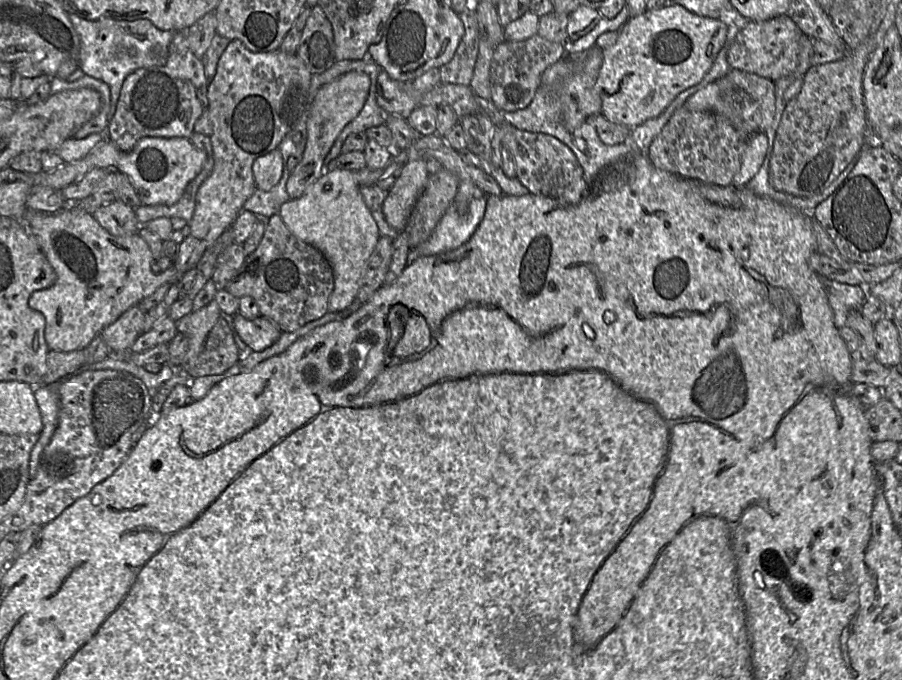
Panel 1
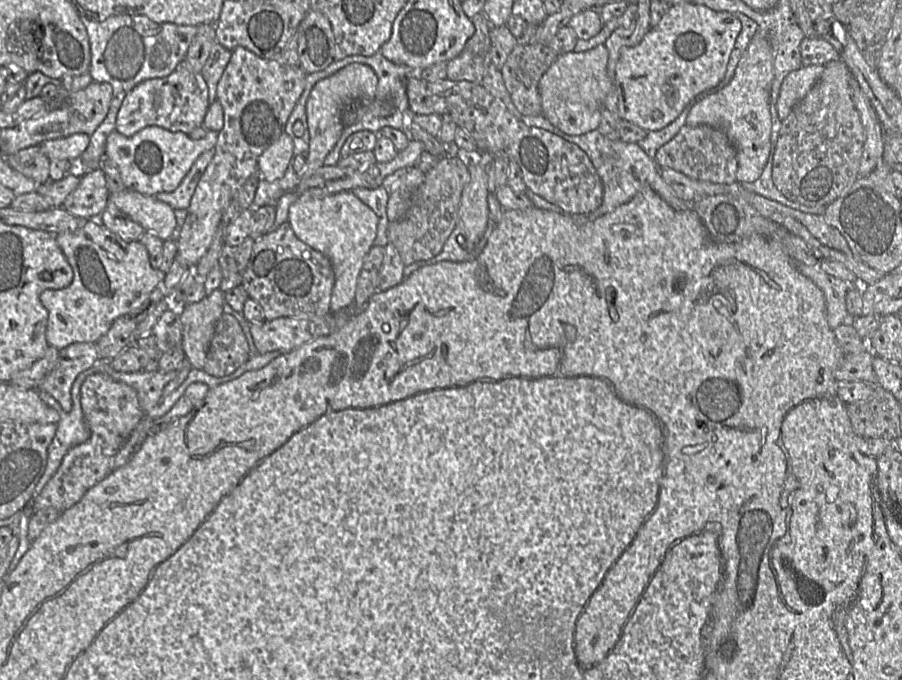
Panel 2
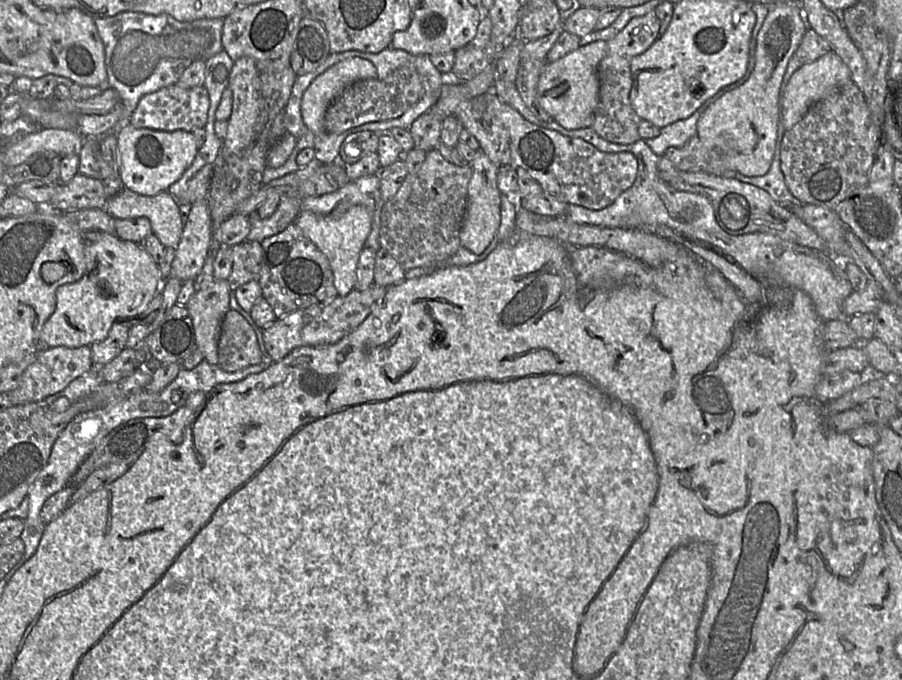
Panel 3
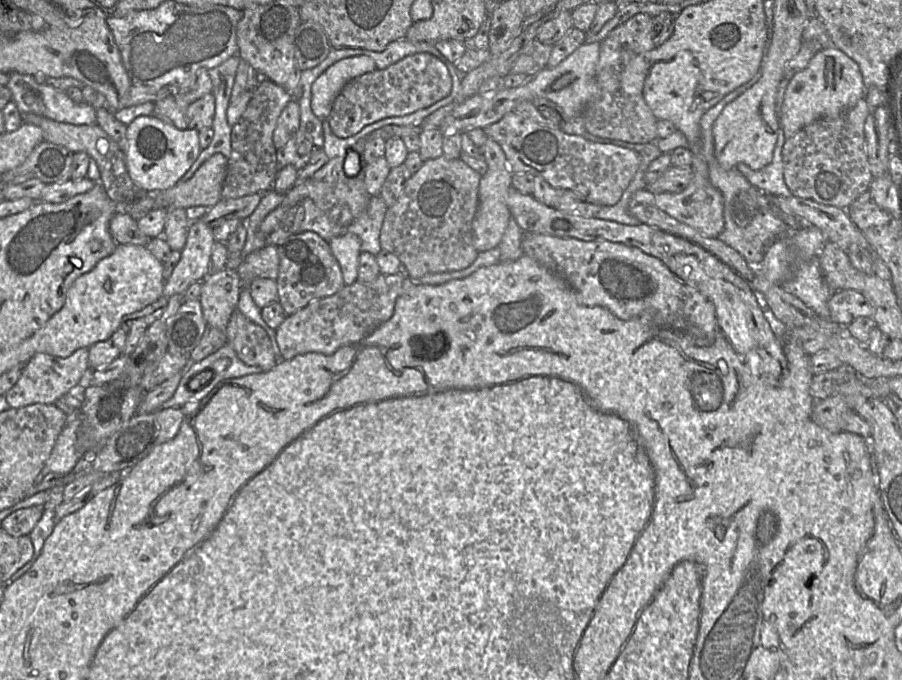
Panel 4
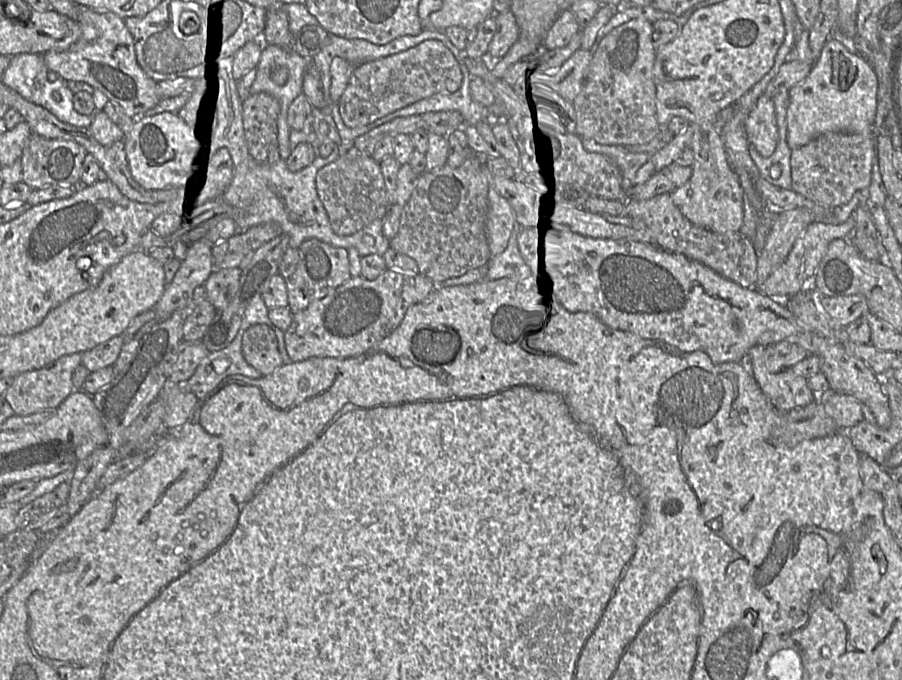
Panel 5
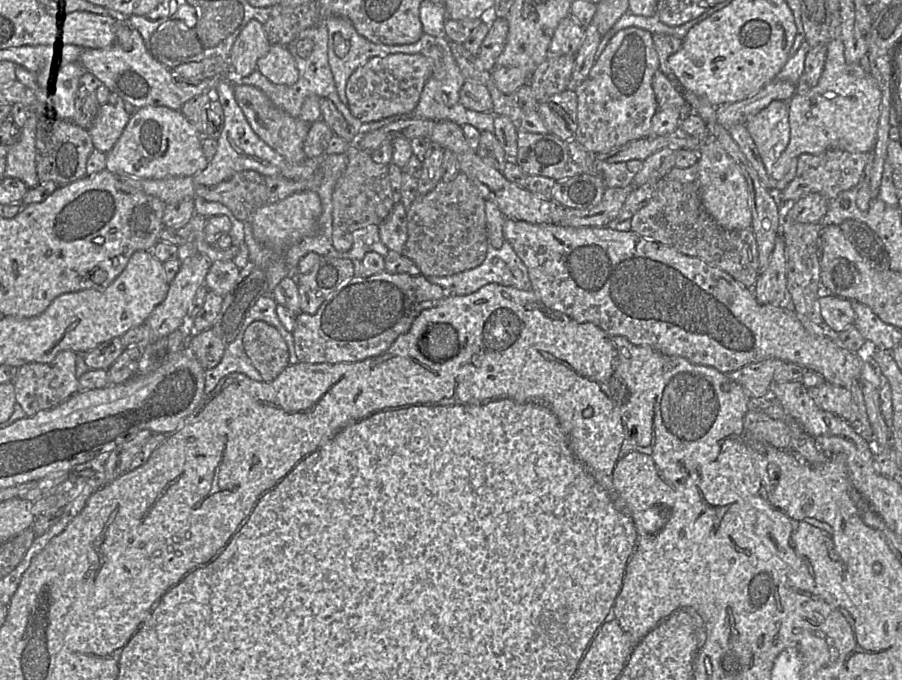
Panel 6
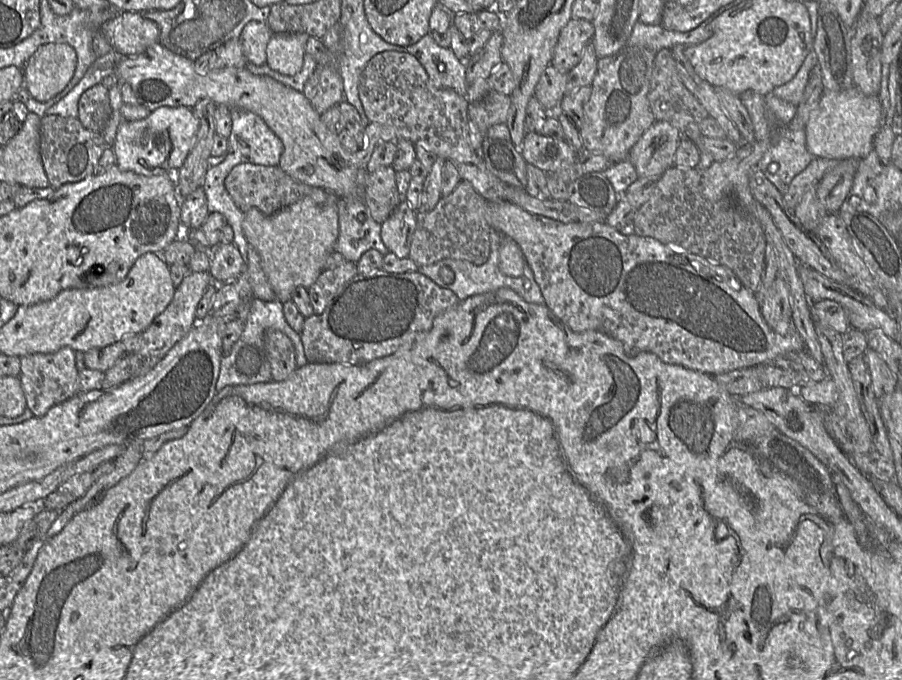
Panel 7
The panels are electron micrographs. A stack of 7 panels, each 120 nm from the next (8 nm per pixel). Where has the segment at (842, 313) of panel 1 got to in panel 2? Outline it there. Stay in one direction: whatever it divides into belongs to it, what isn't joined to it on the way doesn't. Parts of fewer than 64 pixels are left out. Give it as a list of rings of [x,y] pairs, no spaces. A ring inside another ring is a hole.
[[[802,262],[795,263],[797,269],[824,294],[826,303],[827,321],[833,330],[850,320],[846,308],[846,294],[854,282],[846,282],[826,273],[819,266],[810,266]]]

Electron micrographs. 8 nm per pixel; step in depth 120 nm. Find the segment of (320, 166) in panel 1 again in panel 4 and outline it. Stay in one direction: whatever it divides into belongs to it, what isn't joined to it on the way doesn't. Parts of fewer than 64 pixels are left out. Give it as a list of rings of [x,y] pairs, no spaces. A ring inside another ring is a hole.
[[[366,55],[343,58],[329,66],[312,84],[311,109],[313,113],[320,120],[327,120],[333,102],[344,85],[375,69],[375,61]]]

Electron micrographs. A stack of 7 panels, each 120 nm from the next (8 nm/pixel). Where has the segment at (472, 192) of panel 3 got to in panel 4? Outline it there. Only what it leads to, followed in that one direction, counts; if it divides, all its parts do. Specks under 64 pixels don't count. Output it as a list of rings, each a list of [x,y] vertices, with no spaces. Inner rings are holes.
[[[488,137],[482,147],[482,157],[487,163],[487,171],[480,180],[479,204],[472,222],[473,244],[479,253],[499,246],[512,217],[506,204],[506,192],[512,186],[513,174],[509,171],[505,153],[496,141]]]

